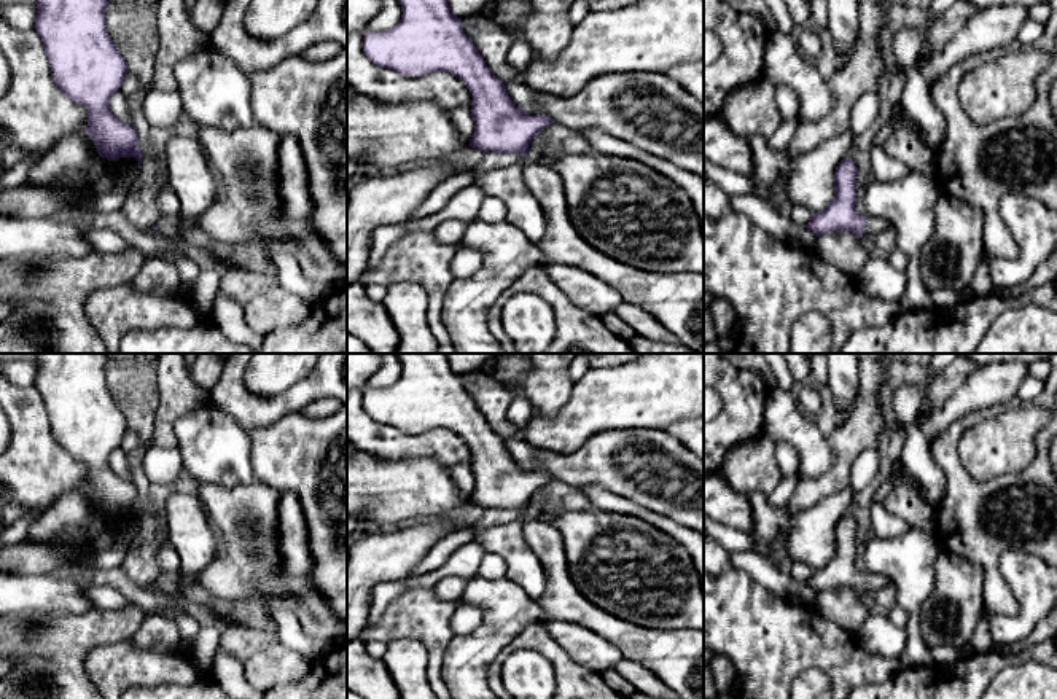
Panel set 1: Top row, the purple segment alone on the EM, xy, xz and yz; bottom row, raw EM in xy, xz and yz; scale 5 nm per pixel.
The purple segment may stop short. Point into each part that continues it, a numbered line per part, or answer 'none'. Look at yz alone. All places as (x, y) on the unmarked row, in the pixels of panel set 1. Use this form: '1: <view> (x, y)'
1: yz (874, 581)

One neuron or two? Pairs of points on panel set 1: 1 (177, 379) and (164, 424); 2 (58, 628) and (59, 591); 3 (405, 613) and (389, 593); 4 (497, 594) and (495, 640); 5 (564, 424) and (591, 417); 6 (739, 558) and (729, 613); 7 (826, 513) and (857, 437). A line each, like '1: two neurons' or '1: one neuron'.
1: one neuron
2: two neurons
3: two neurons
4: one neuron
5: one neuron
6: two neurons
7: two neurons

